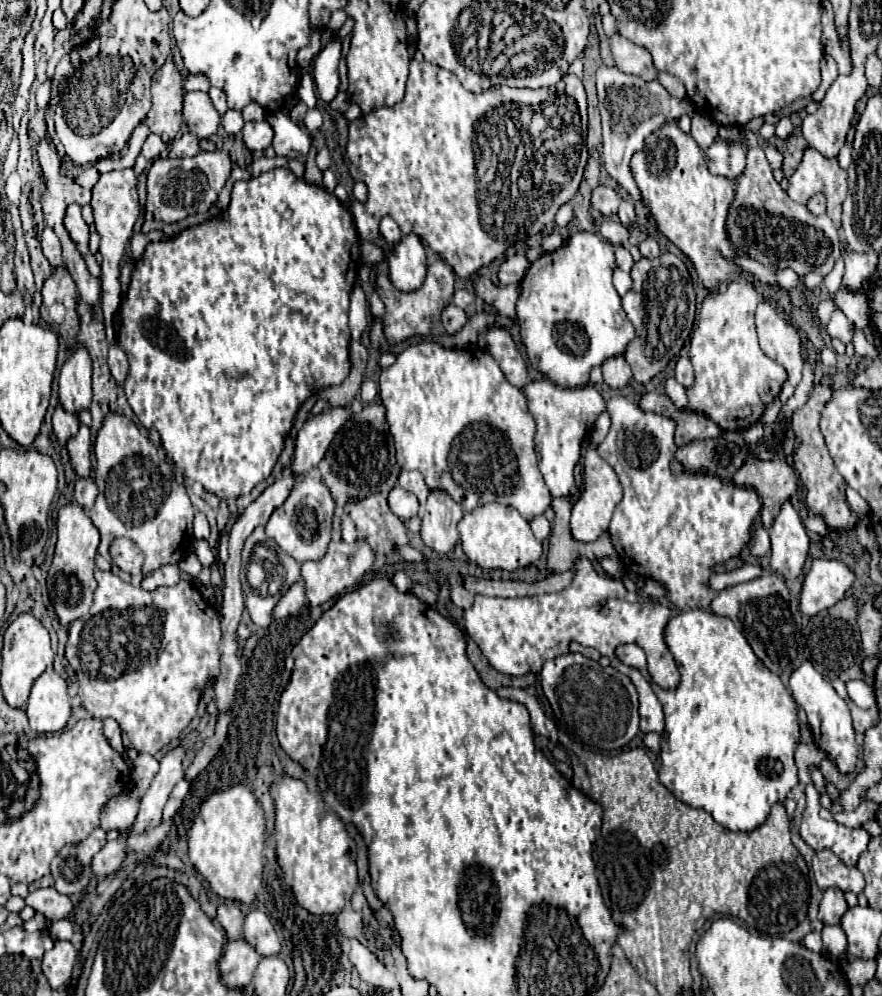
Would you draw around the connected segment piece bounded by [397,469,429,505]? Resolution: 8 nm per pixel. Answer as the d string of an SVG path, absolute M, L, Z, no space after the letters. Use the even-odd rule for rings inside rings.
M403 469L401 475L399 475L399 479L397 479L397 483L399 483L403 489L415 493L421 505L425 503L427 495L429 495L429 489L427 489L427 485L425 485L425 481L423 481L423 477L421 477L419 471L407 471L407 469Z

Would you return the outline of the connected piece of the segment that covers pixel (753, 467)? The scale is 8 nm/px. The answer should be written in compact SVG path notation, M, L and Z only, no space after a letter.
M749 451L745 463L731 475L731 481L739 487L753 487L763 501L761 525L769 529L771 521L779 513L779 505L785 497L797 491L797 475L785 461L761 461Z

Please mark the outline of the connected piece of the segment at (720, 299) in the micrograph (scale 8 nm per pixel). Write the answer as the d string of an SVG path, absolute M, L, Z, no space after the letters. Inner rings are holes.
M741 277L733 279L725 289L703 299L699 323L691 335L689 357L695 367L695 383L687 387L687 411L711 418L723 431L745 431L751 423L759 421L787 379L785 369L759 349L755 309L761 301L777 303L777 299L759 293L753 283ZM755 405L757 413L753 411Z

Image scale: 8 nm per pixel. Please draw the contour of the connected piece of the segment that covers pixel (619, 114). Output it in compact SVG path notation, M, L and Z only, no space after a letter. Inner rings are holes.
M601 65L597 69L597 97L599 97L599 113L601 113L601 123L603 123L603 161L607 172L611 177L615 177L619 181L621 187L625 187L631 197L635 199L641 199L641 193L635 185L635 181L631 179L631 173L629 173L629 159L633 153L637 153L639 149L643 149L643 143L645 143L645 137L653 131L653 129L659 129L665 121L673 121L673 119L679 119L683 113L687 115L693 115L693 105L687 101L687 99L675 99L671 97L657 81L643 81L635 75L627 75L615 67L605 67Z

